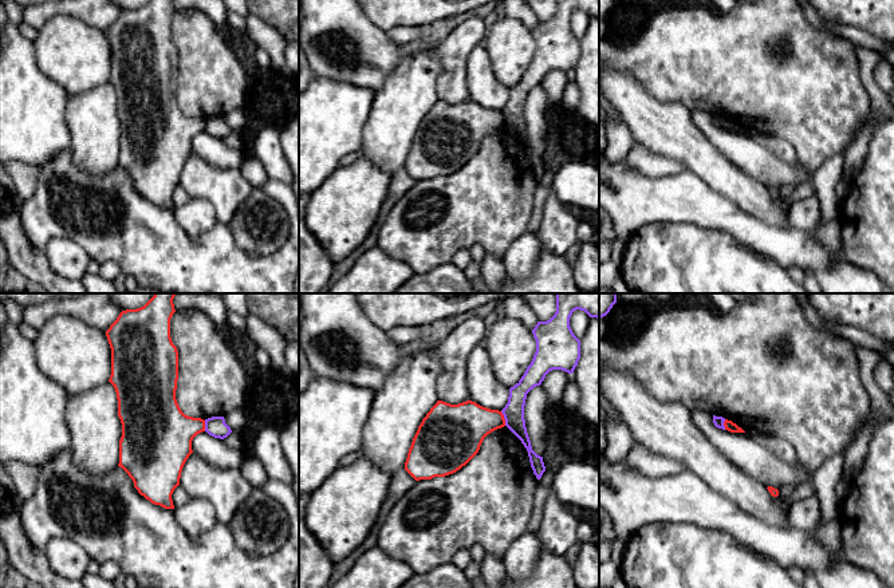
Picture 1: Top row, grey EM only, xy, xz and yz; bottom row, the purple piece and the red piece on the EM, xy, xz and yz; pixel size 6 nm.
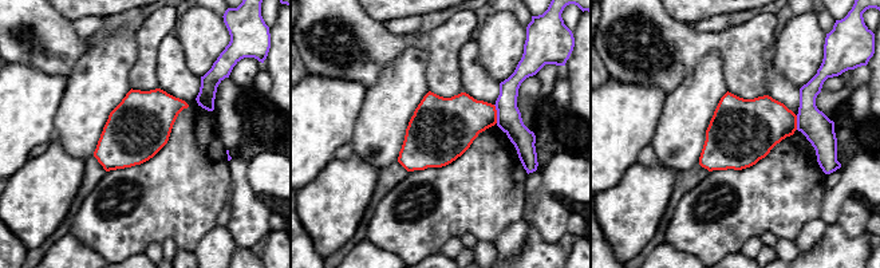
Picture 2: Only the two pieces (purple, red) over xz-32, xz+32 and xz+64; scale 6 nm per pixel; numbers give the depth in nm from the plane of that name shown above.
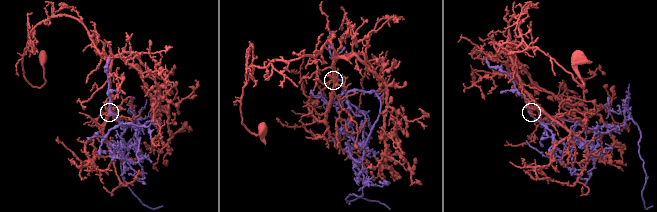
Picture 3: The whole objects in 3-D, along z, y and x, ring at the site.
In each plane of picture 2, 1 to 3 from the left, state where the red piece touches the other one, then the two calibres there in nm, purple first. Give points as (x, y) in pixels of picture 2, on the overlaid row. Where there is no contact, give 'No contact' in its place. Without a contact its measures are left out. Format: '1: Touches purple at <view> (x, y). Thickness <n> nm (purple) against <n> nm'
1: No contact
2: Touches purple at xz+32 (497, 114). Thickness 150 nm (purple) against 300 nm
3: Touches purple at xz+64 (797, 122). Thickness 180 nm (purple) against 320 nm

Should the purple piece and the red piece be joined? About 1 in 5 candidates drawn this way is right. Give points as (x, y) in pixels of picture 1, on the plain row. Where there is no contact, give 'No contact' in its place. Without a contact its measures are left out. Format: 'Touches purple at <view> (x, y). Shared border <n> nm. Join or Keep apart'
Touches purple at xz (504, 118). Shared border 90 nm. Keep apart

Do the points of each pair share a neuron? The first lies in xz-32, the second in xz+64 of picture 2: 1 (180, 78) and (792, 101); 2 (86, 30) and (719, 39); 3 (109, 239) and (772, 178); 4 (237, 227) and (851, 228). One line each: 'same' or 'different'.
1: same
2: different
3: same
4: same

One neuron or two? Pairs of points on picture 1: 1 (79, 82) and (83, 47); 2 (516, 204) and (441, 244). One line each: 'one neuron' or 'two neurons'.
1: one neuron
2: one neuron

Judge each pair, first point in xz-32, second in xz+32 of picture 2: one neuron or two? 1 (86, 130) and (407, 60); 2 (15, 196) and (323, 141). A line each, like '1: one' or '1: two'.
1: one
2: two

